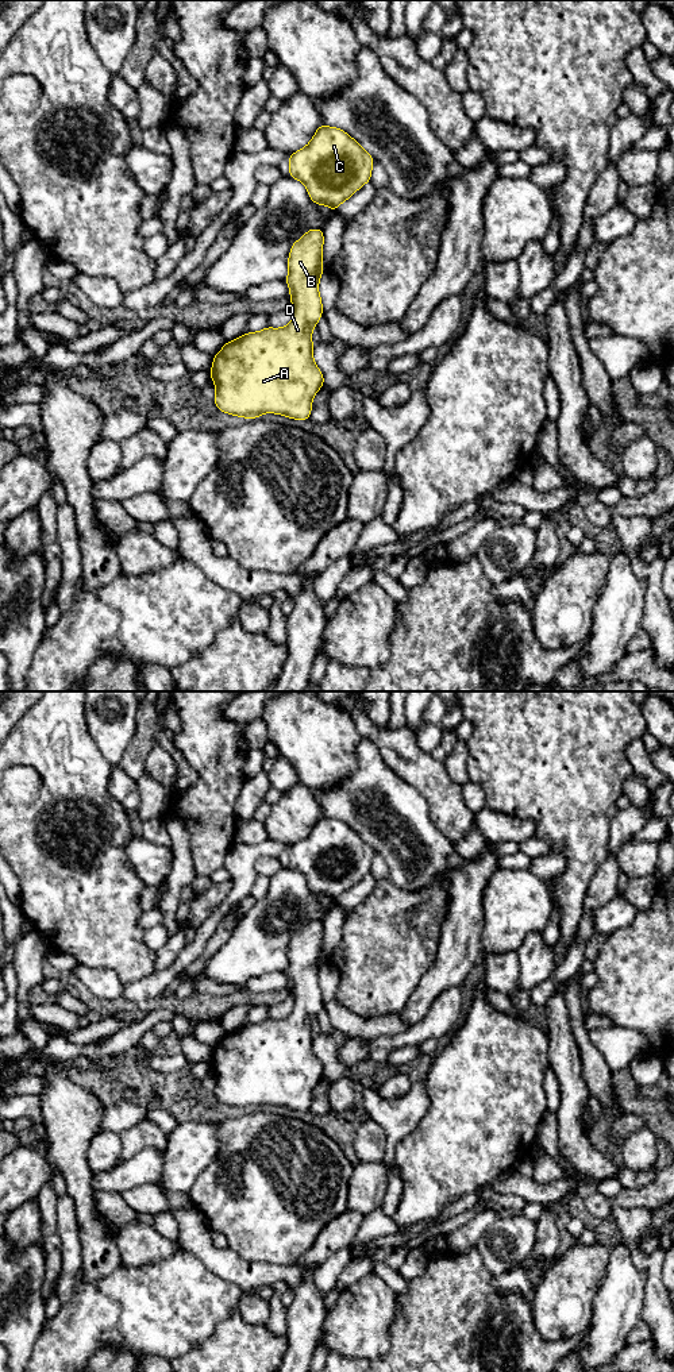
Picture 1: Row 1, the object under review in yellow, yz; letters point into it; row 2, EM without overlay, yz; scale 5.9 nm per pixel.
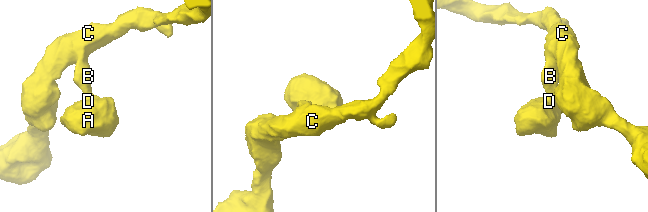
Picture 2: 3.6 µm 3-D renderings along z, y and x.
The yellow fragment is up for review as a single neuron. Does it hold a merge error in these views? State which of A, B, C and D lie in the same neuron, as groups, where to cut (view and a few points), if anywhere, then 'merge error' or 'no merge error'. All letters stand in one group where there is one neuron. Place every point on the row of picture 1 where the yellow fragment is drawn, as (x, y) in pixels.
A B C D | no cut | no merge error

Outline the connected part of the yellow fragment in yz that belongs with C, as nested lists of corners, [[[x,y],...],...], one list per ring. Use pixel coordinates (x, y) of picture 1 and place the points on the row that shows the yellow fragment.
[[[320,124],[311,142],[288,157],[289,177],[301,181],[309,199],[317,205],[327,205],[335,213],[338,207],[358,189],[370,182],[374,158],[338,127]]]

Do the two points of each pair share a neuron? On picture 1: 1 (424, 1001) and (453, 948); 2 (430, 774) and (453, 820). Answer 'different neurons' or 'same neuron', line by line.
1: same neuron
2: same neuron

